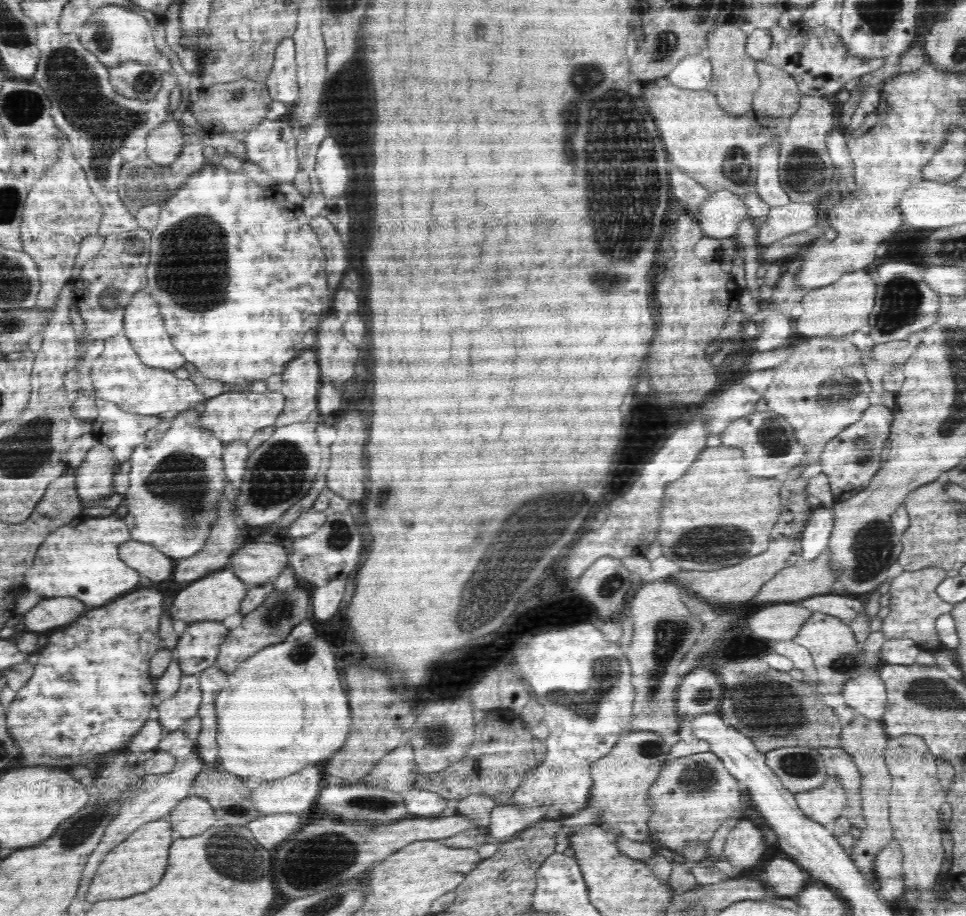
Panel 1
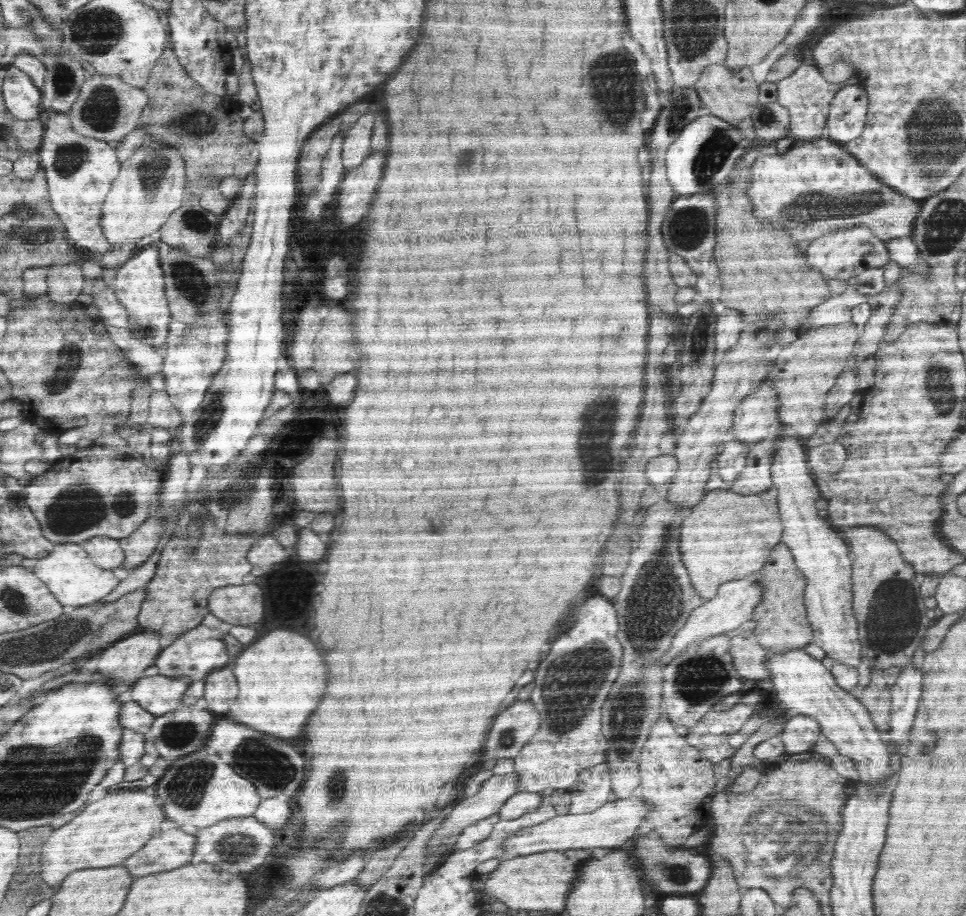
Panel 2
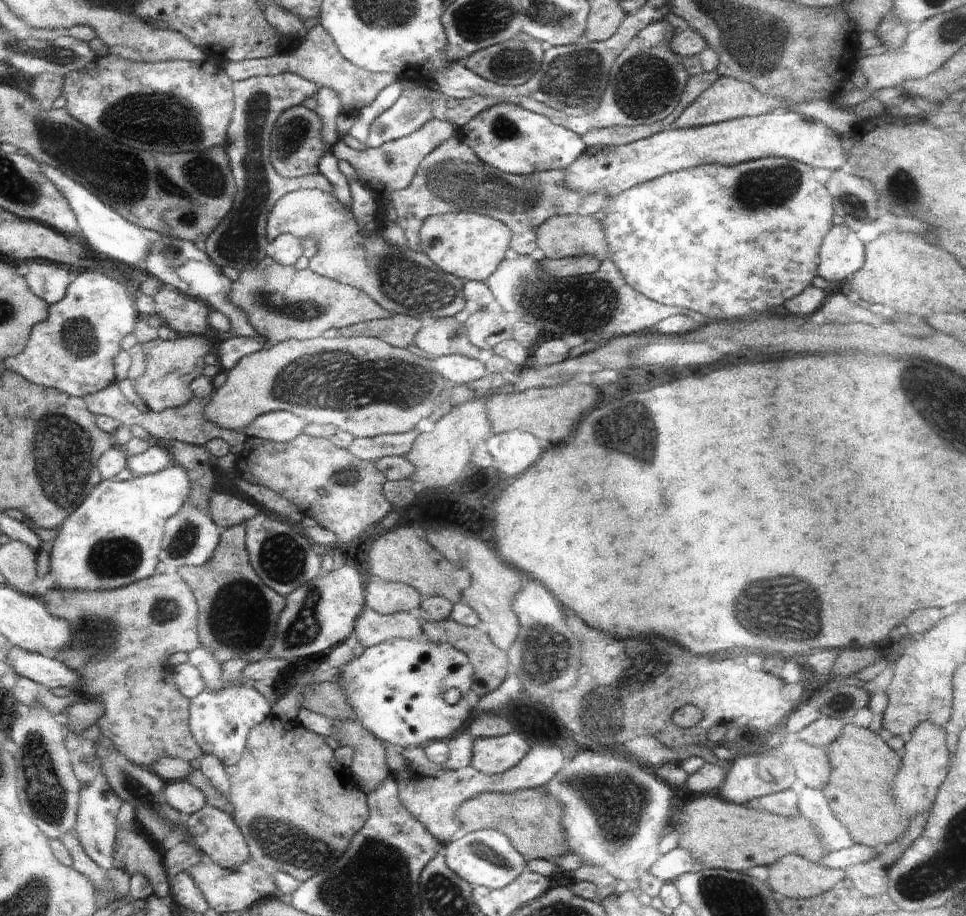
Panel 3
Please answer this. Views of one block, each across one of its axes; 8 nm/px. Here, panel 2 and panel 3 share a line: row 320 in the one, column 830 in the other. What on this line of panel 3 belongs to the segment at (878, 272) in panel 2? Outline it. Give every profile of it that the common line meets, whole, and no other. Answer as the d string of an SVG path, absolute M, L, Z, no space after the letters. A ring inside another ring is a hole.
M804 788L798 798L798 810L804 818L816 824L816 830L824 838L824 842L829 844L829 850L834 851L838 848L850 848L854 842L848 836L848 830L838 824L838 820L832 816L828 802L824 800L822 792Z

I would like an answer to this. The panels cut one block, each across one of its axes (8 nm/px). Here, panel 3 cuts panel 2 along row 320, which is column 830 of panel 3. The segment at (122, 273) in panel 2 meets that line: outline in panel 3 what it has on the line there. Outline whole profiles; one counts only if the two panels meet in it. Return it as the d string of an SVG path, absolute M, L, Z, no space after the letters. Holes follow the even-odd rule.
M774 109L764 116L754 118L736 118L728 122L718 122L702 128L686 128L686 130L666 130L654 134L650 138L638 139L627 145L613 147L586 147L586 152L570 164L566 170L566 186L572 190L580 190L584 194L604 192L606 196L618 196L630 186L638 186L652 178L658 178L668 172L678 172L682 168L696 168L702 162L718 162L724 166L732 166L744 160L756 160L762 156L784 156L808 162L818 166L820 158L824 158L824 168L836 170L844 162L840 138L816 120L810 120L802 114L792 111Z

